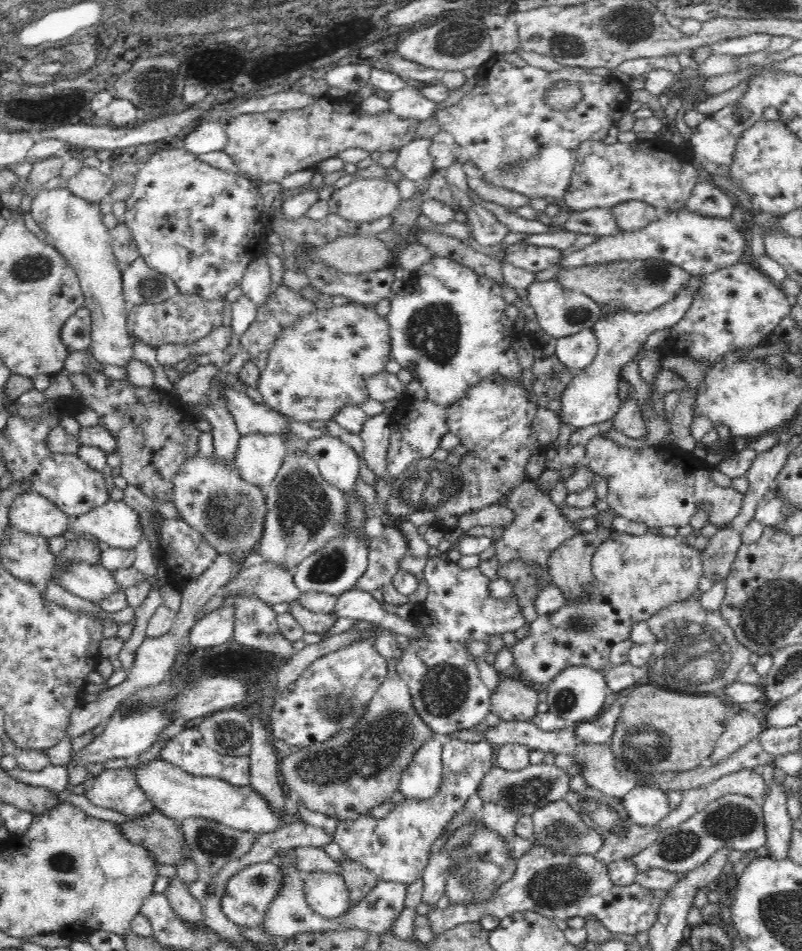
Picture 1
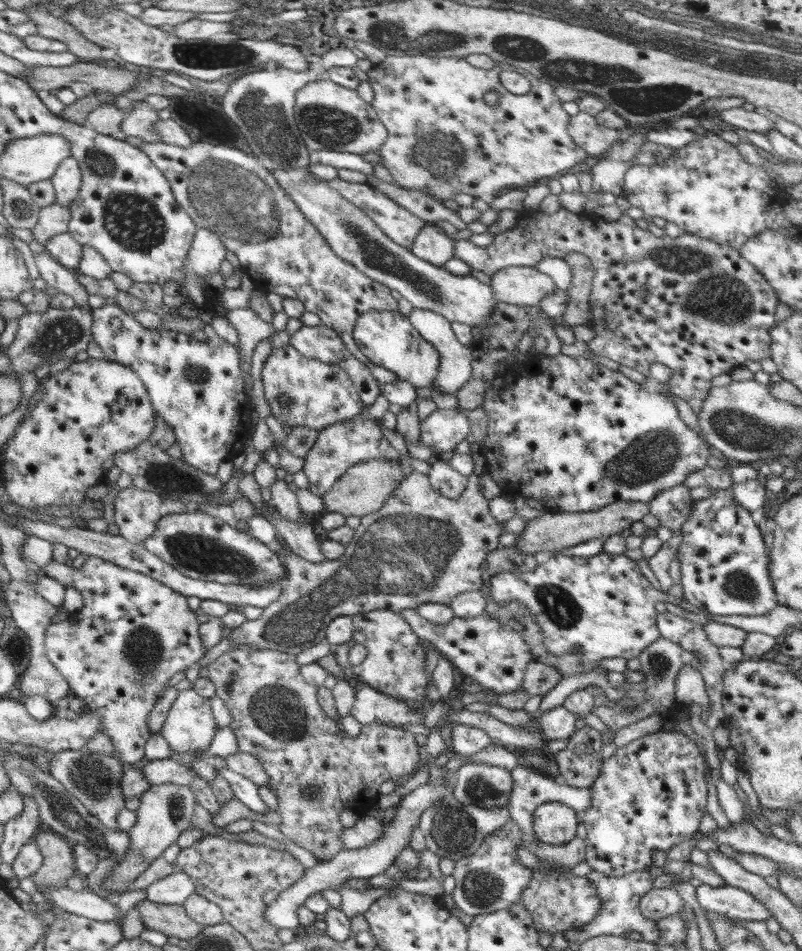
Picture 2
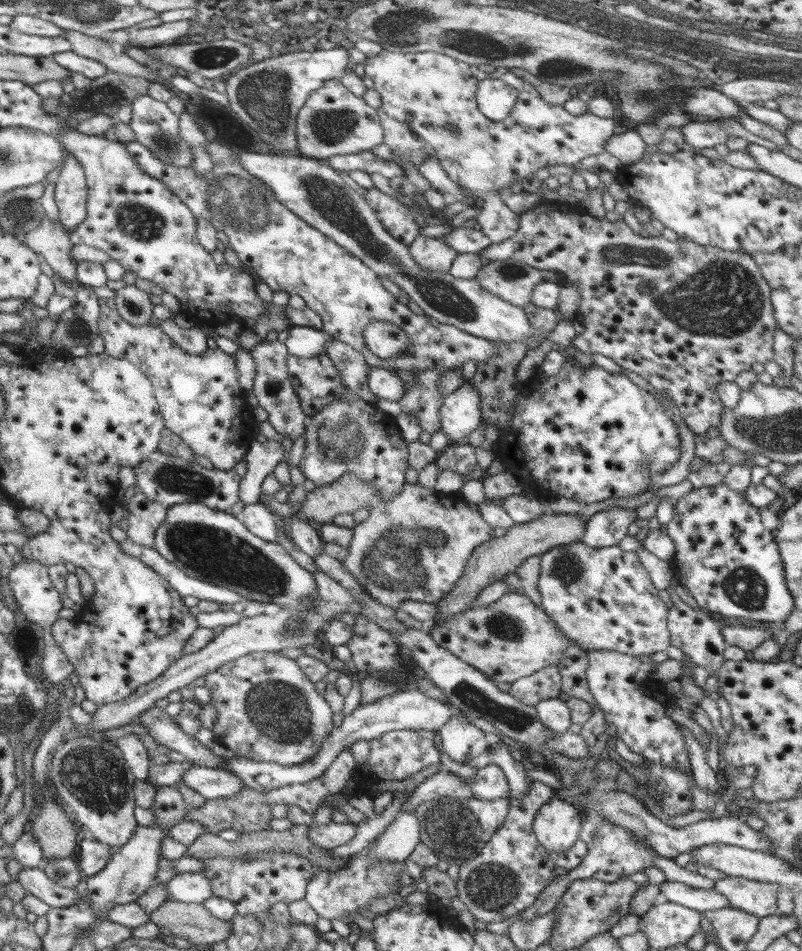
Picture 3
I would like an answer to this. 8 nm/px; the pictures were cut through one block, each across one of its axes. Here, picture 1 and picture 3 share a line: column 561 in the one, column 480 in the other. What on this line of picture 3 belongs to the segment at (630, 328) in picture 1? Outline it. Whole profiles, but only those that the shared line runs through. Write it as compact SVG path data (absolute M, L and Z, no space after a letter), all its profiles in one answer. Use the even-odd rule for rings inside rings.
M468 382L442 401L439 431L444 432L452 444L457 444L481 424L480 396Z

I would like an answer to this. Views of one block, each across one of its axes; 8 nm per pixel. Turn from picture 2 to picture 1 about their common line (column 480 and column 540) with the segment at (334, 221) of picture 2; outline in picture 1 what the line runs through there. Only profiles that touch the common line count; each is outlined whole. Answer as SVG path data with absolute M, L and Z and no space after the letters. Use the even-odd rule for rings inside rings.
M555 278L548 280L548 282L535 280L524 292L528 294L531 314L537 318L540 327L556 339L592 329L593 324L603 314L603 308L592 298L580 292L564 289L562 285L556 283Z

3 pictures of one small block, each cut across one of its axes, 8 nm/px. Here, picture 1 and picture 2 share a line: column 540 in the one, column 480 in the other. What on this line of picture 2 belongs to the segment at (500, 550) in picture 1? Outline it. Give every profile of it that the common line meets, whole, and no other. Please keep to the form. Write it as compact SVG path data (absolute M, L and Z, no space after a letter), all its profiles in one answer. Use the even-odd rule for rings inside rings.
M413 471L399 482L383 505L381 510L361 518L352 540L345 545L345 553L336 560L308 562L284 544L287 575L281 582L280 596L263 609L260 618L247 620L232 629L227 636L232 645L249 644L297 655L325 641L326 627L338 616L353 617L376 609L398 613L426 602L448 605L461 592L479 590L483 583L481 569L486 555L498 548L498 537L504 530L490 515L489 500L482 496L478 475L472 473L469 476L469 484L458 498L446 498L431 487L427 474Z

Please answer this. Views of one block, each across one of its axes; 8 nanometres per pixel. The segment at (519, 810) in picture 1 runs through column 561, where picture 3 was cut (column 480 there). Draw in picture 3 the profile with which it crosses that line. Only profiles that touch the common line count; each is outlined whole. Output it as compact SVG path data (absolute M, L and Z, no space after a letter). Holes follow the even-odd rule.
M494 764L476 770L476 774L467 780L472 795L482 801L494 801L509 798L509 785L503 771Z

